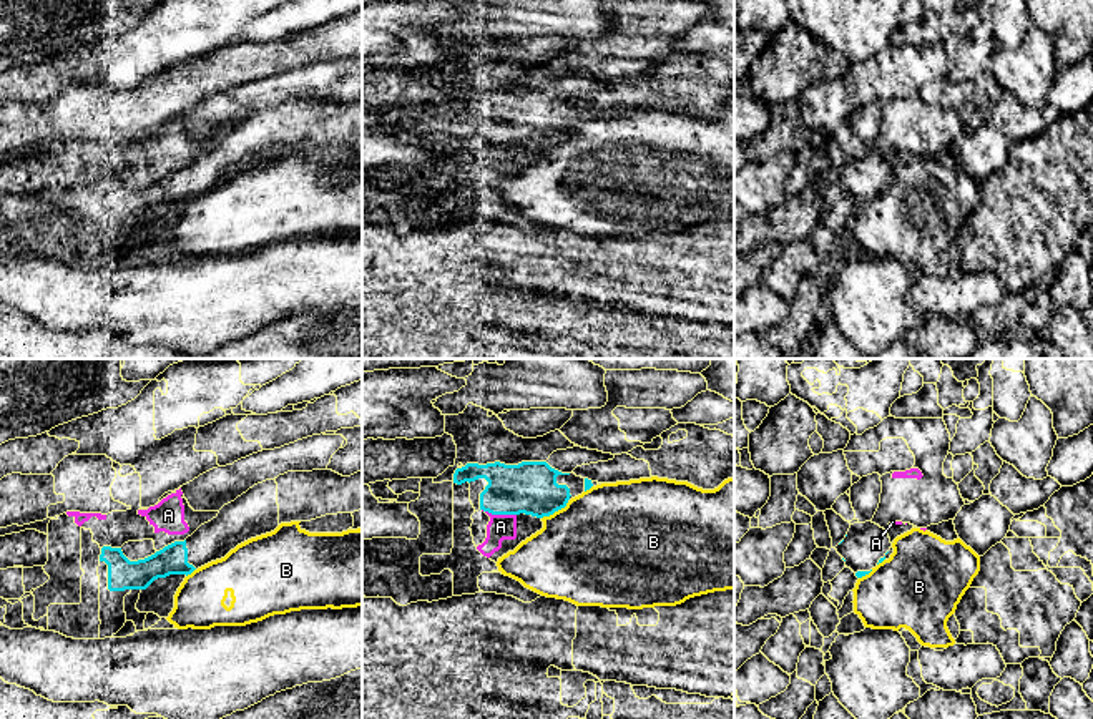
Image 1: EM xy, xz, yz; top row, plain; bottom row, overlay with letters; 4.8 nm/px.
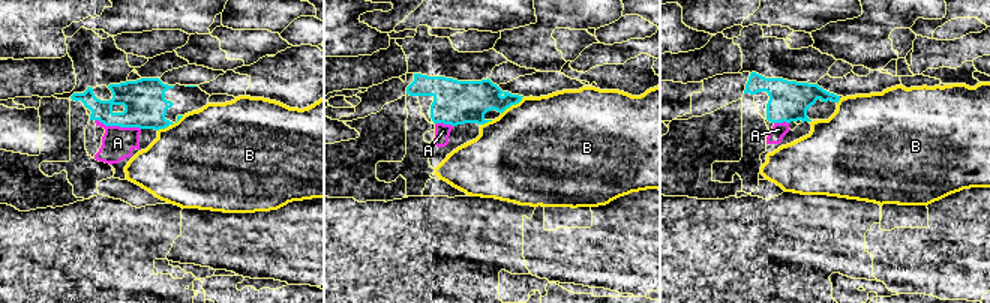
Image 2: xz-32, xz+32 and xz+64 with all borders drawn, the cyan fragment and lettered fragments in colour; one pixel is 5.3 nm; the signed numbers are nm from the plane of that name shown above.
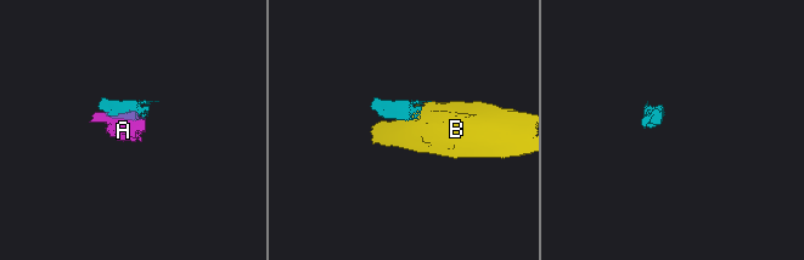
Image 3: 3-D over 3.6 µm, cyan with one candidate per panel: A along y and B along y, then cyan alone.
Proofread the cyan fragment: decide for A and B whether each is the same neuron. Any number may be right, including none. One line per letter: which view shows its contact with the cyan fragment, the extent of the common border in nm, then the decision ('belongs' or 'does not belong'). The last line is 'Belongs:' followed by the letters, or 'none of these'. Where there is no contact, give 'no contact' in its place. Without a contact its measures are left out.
A: meets cyan in xz; contact 170 nm long; does not belong
B: meets cyan in xz; contact 160 nm long; does not belong
Belongs: none of these

